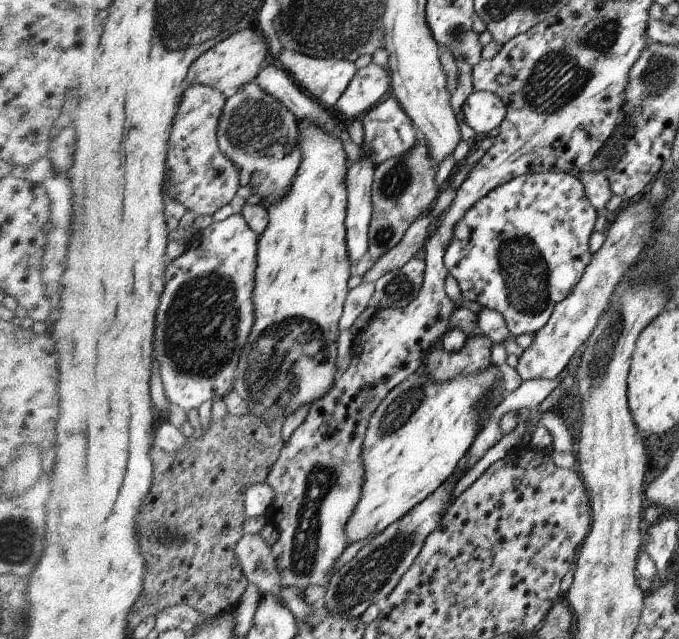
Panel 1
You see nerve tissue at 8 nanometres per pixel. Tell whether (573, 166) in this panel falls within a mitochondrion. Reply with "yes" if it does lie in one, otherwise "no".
no

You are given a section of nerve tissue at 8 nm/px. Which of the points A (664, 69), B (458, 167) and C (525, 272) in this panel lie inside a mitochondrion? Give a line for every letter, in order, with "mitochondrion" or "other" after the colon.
A: mitochondrion
B: other
C: mitochondrion

